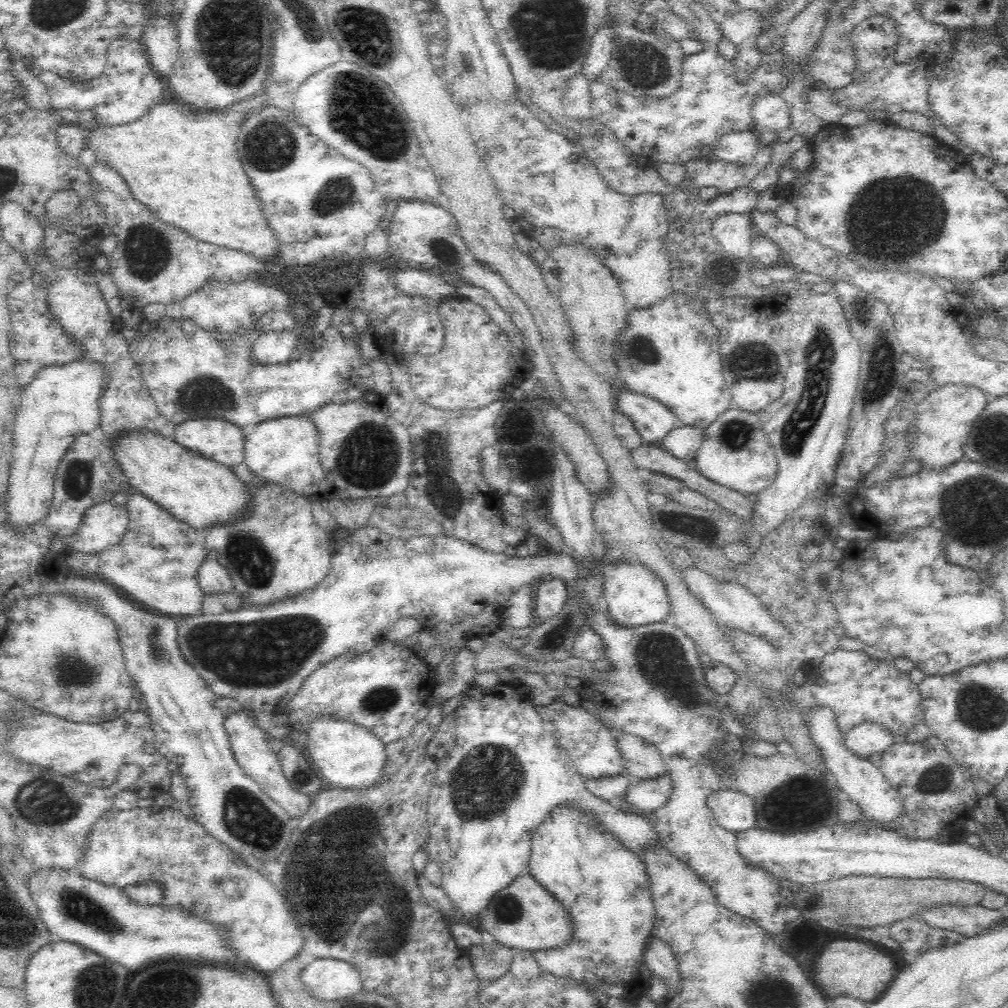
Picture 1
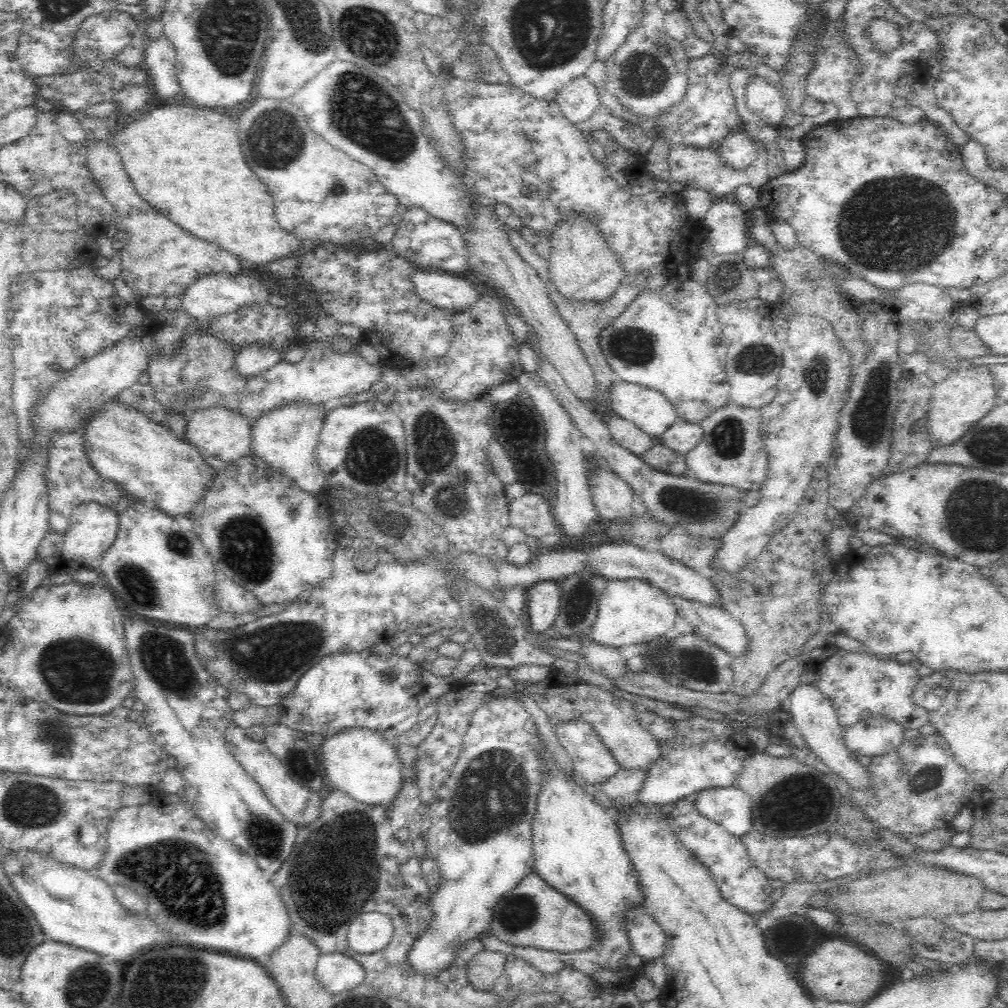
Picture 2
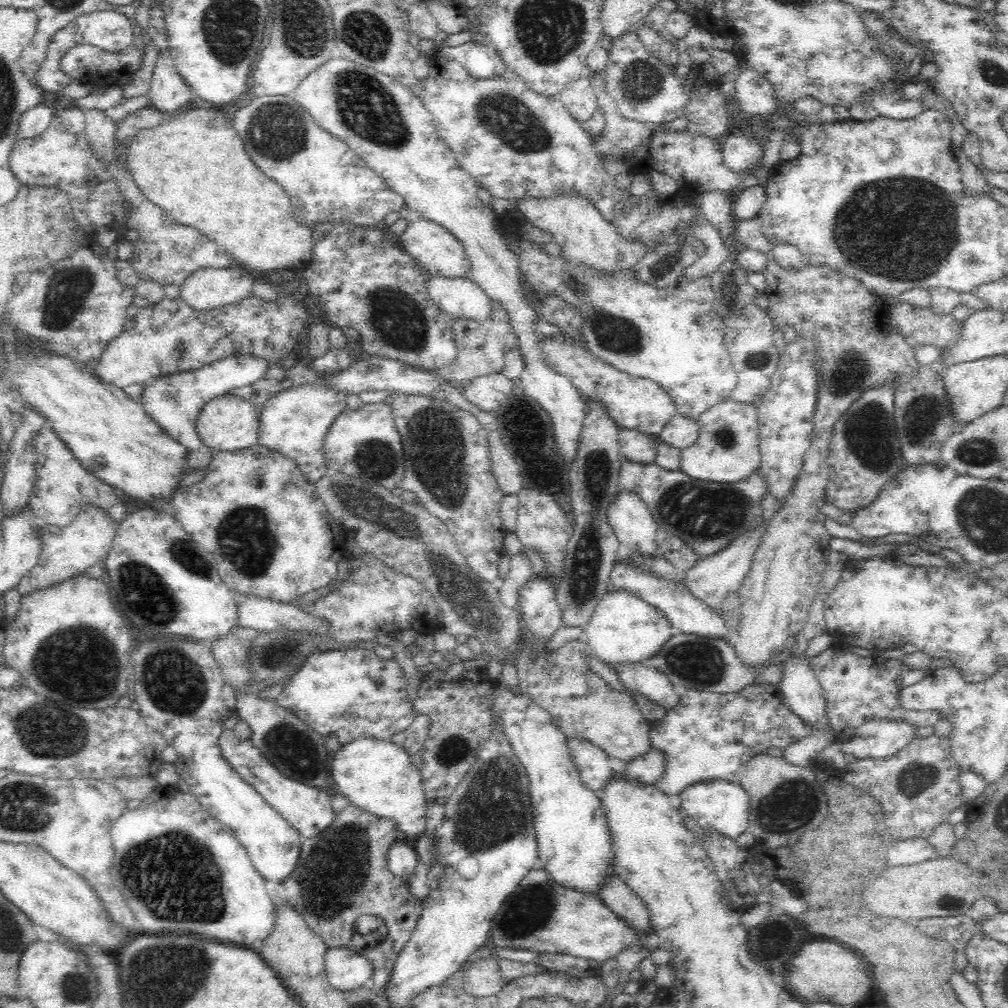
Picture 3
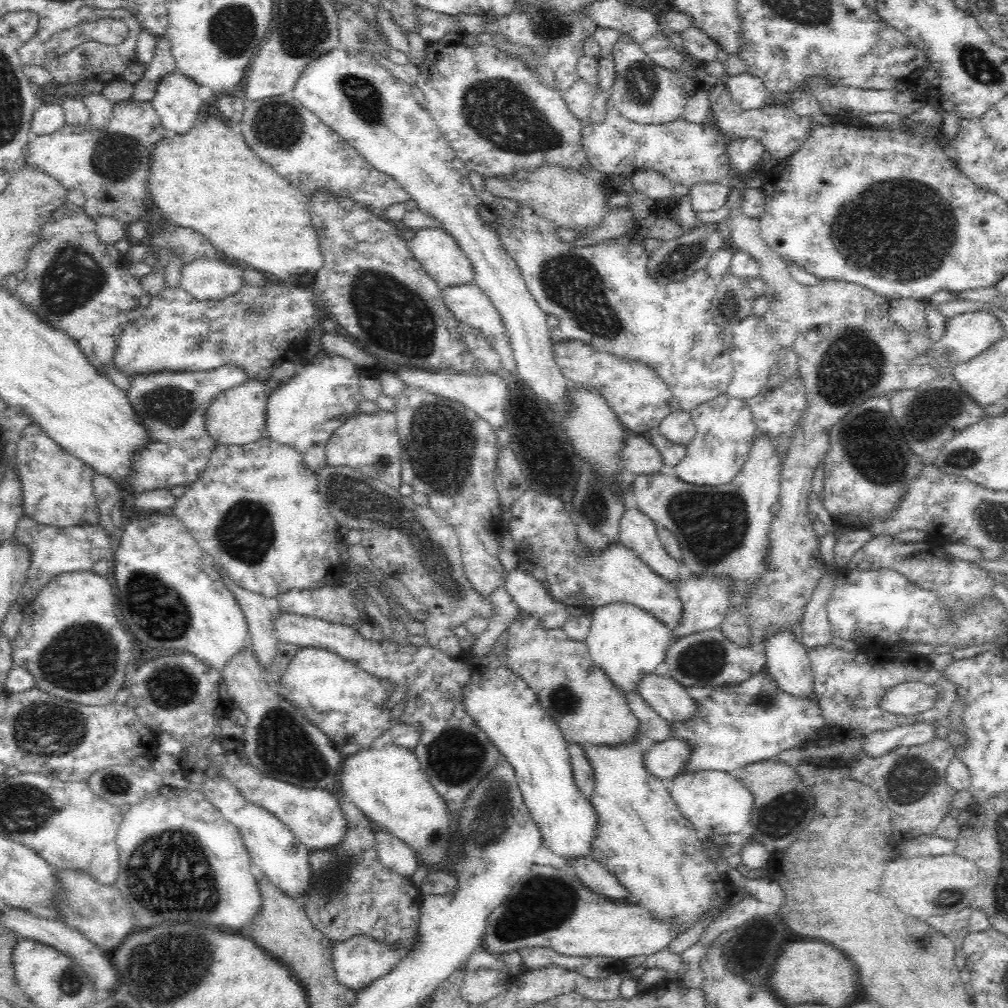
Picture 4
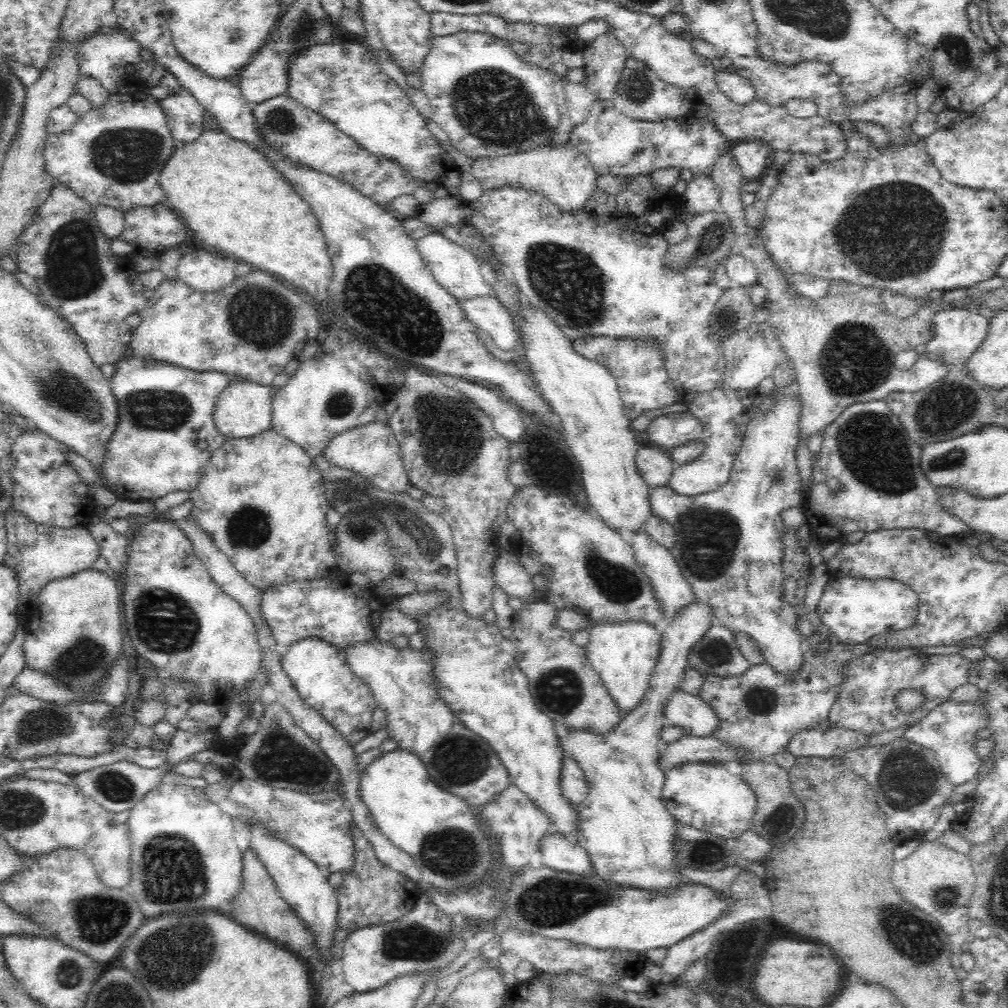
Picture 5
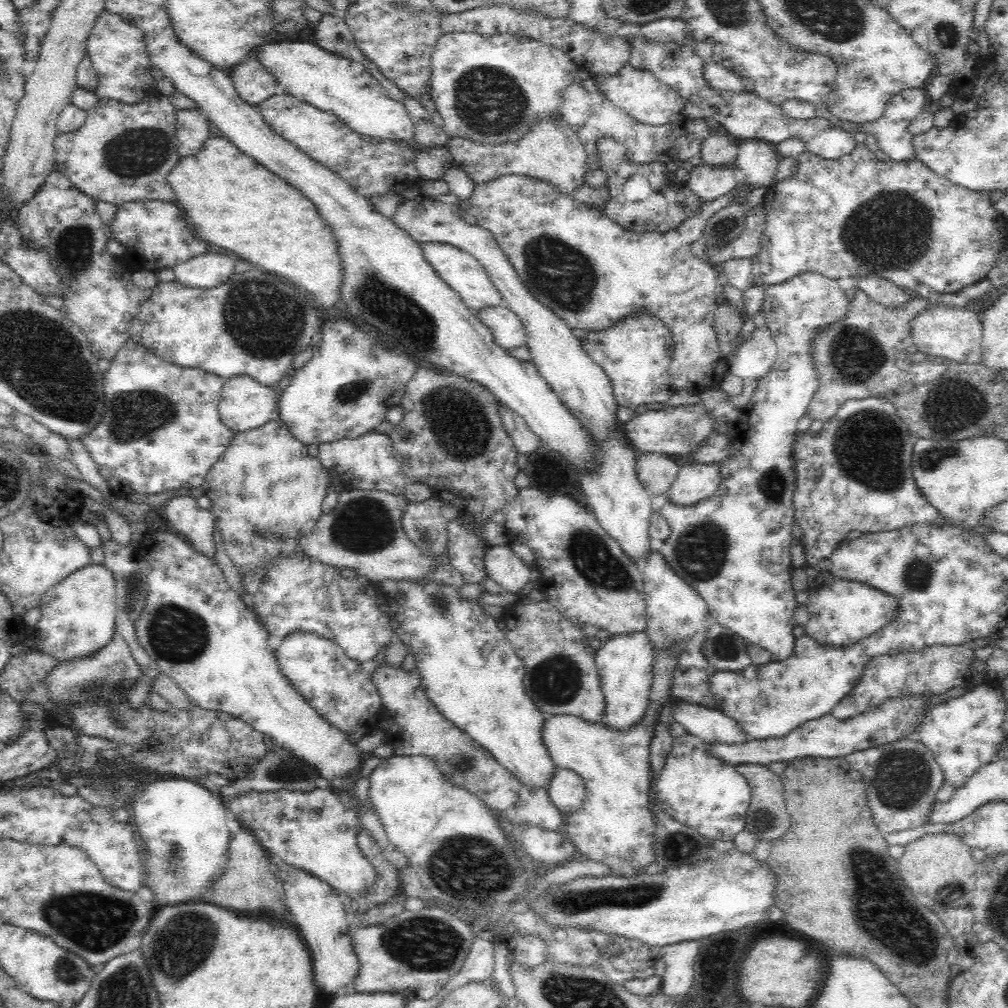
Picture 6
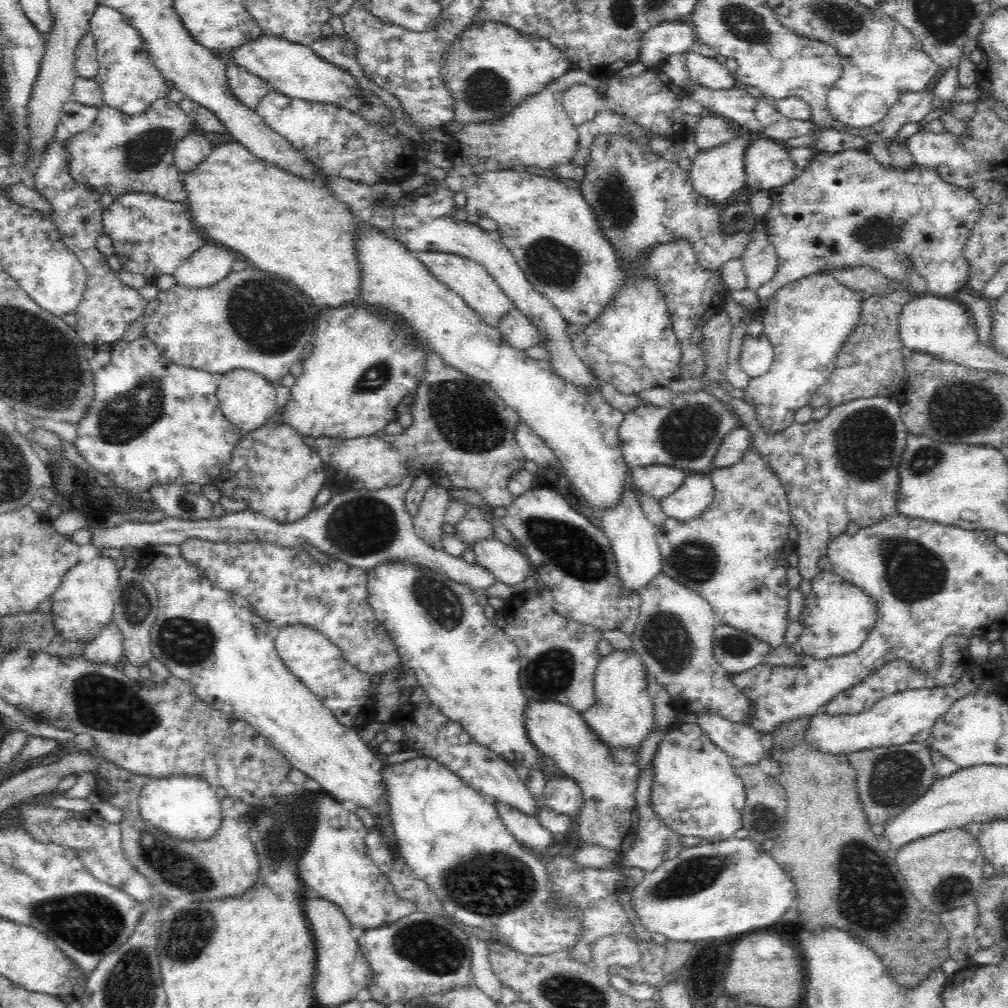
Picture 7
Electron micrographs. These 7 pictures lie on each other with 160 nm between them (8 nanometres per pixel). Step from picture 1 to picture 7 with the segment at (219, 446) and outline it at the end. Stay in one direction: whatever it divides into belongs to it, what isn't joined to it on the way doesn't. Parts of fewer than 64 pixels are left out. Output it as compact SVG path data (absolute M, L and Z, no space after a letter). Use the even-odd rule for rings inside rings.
M231 370L220 376L217 398L223 416L242 434L250 433L267 424L278 414L275 398L276 385L250 370Z

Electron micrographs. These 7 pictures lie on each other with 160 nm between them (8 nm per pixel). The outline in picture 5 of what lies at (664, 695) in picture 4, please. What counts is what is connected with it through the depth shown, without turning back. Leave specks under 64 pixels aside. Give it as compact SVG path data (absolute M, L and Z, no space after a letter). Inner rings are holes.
M676 689L664 704L664 722L666 725L680 726L686 735L708 736L714 732L718 719L712 707L698 695L688 694Z

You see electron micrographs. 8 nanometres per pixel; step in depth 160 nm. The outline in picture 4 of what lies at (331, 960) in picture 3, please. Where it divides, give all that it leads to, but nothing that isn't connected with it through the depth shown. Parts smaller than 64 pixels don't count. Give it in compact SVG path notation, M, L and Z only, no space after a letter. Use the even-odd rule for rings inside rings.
M356 936L334 944L332 950L332 966L334 977L340 985L346 988L361 989L382 978L384 974L390 972L390 968L400 962L411 948L391 949L384 944L379 944L376 940L368 936Z

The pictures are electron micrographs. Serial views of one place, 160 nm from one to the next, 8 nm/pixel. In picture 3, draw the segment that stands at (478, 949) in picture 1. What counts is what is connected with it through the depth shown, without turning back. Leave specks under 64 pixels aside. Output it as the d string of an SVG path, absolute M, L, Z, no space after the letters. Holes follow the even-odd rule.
M490 954L468 963L463 968L464 990L476 997L490 997L500 992L508 982L502 976L499 962L494 954Z

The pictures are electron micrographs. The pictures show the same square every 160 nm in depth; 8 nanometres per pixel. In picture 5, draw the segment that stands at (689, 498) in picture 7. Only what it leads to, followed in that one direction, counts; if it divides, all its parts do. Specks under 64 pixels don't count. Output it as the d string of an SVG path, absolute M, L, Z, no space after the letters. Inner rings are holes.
M725 386L720 390L712 390L708 394L702 394L694 402L690 402L687 412L702 424L703 432L697 440L704 443L704 451L689 464L676 466L670 476L669 485L678 494L696 496L696 494L712 492L728 482L734 460L742 450L743 435L752 418L738 394Z

